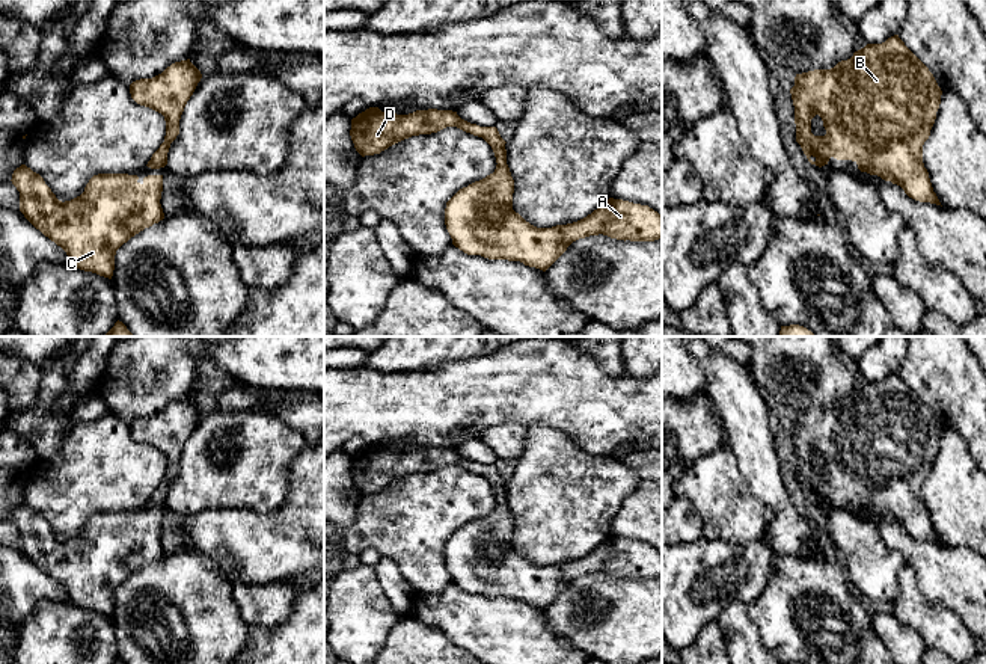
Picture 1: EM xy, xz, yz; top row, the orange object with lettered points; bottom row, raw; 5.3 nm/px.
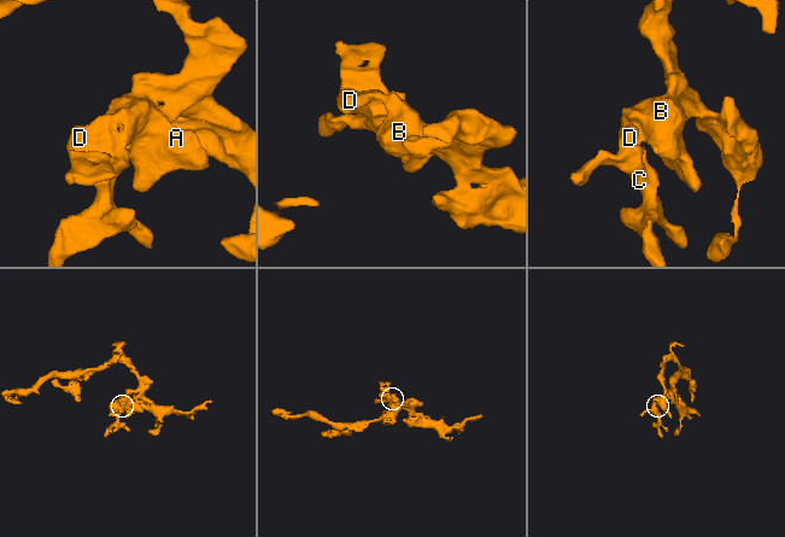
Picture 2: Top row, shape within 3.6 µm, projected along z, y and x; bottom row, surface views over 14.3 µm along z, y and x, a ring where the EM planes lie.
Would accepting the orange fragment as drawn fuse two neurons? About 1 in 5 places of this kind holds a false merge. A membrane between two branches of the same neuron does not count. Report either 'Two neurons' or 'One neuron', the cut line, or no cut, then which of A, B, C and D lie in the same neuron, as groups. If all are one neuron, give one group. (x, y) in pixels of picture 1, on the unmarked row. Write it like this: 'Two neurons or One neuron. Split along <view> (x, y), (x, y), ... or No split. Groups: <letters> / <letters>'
One neuron. No split. Groups: A B C D

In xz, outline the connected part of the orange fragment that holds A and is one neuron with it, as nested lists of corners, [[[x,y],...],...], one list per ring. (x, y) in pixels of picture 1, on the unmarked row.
[[[369,445],[351,457],[350,474],[356,489],[365,493],[380,492],[389,484],[419,472],[437,471],[446,465],[457,465],[466,471],[482,475],[493,487],[496,507],[485,516],[460,527],[445,546],[445,563],[452,576],[452,583],[467,593],[481,593],[488,598],[520,599],[525,604],[546,610],[565,589],[579,578],[589,573],[608,573],[617,578],[654,579],[662,576],[662,554],[648,543],[633,542],[623,537],[609,536],[586,555],[552,566],[537,566],[526,560],[513,548],[514,518],[507,503],[505,478],[496,465],[479,465],[461,457],[452,448],[416,448],[409,453],[381,450]]]

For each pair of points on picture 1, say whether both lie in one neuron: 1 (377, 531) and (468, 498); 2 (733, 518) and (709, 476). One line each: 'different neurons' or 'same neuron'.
1: same neuron
2: same neuron

